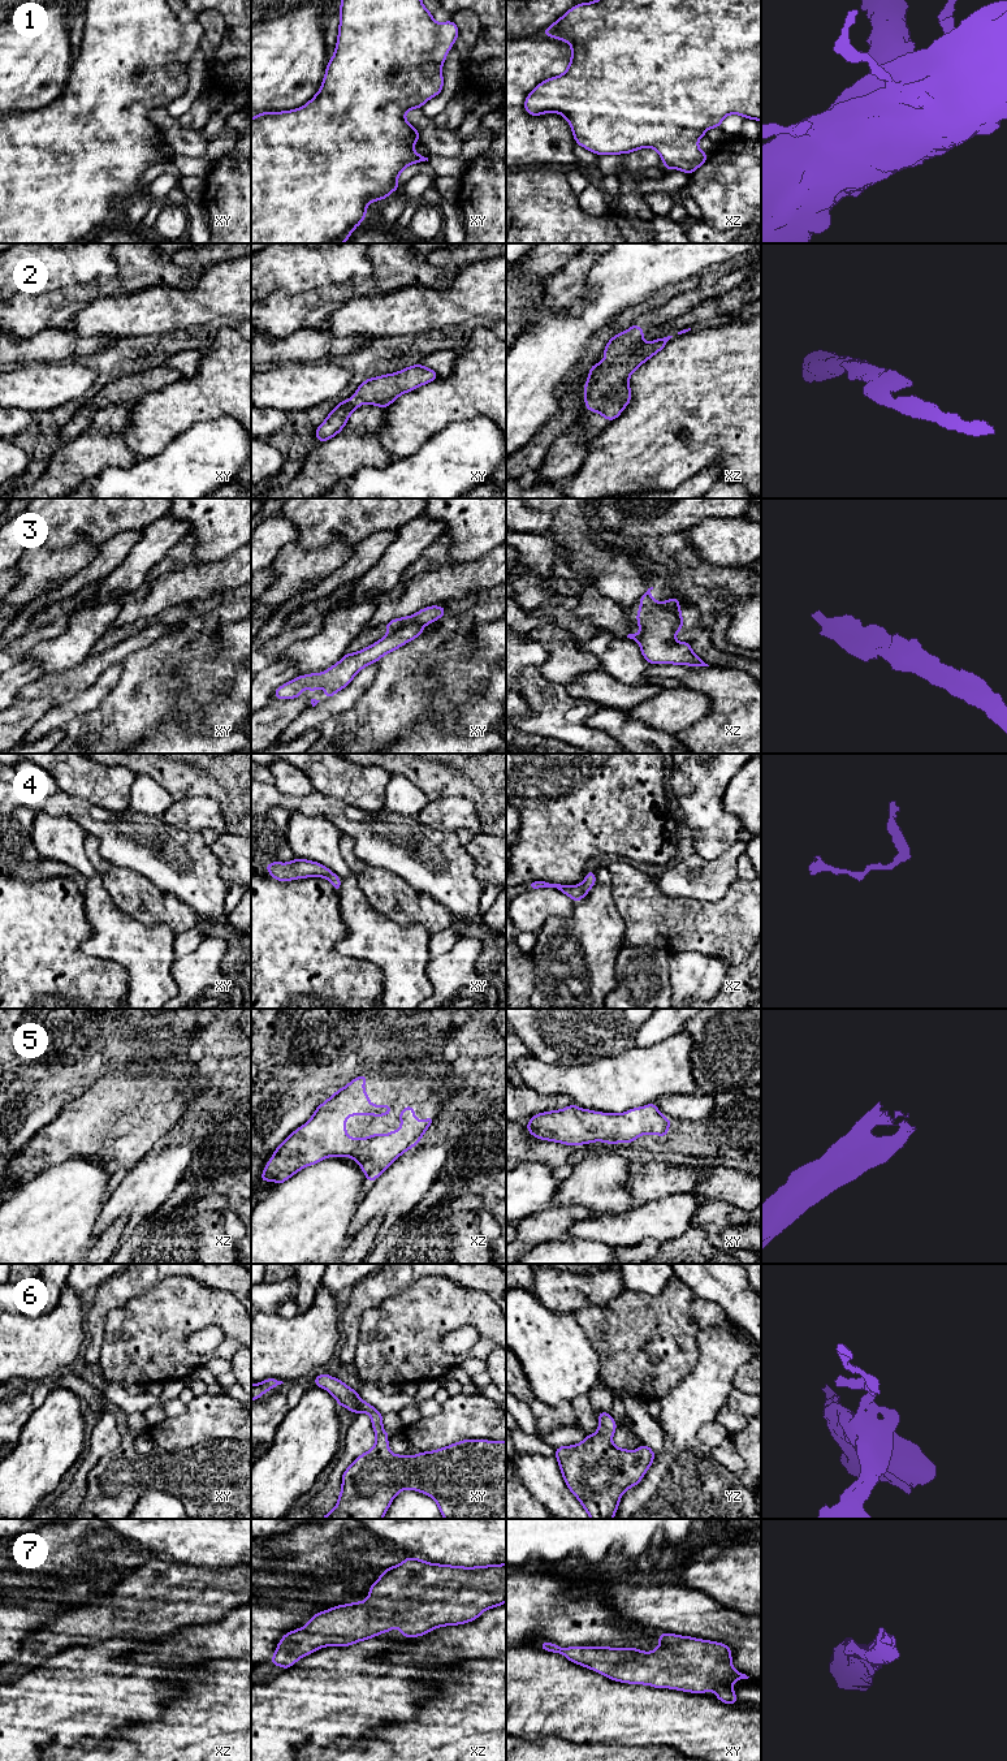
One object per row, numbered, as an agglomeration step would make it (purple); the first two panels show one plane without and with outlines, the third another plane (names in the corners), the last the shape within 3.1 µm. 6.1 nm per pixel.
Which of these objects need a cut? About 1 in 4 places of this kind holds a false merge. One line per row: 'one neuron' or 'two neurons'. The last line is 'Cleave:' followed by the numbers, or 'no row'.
1: one neuron
2: one neuron
3: two neurons
4: one neuron
5: one neuron
6: one neuron
7: one neuron
Cleave: 3

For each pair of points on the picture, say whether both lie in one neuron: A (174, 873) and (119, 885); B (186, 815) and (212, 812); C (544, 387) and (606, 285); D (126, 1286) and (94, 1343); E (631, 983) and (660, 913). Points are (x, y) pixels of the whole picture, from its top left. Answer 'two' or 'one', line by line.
A: two
B: one
C: one
D: one
E: two

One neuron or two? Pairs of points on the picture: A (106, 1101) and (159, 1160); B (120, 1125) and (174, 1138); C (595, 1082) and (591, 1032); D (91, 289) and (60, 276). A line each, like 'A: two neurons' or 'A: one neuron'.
A: two neurons
B: two neurons
C: two neurons
D: two neurons

